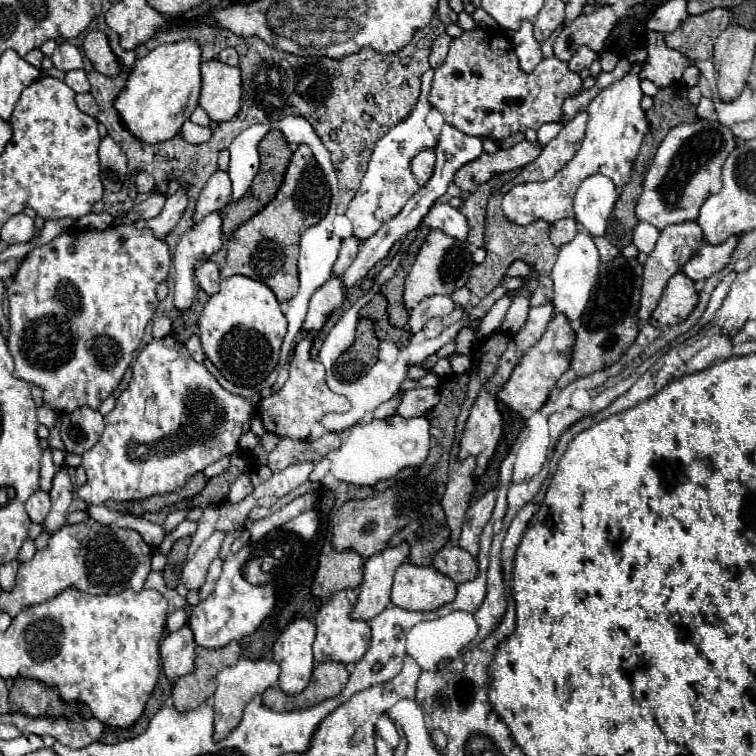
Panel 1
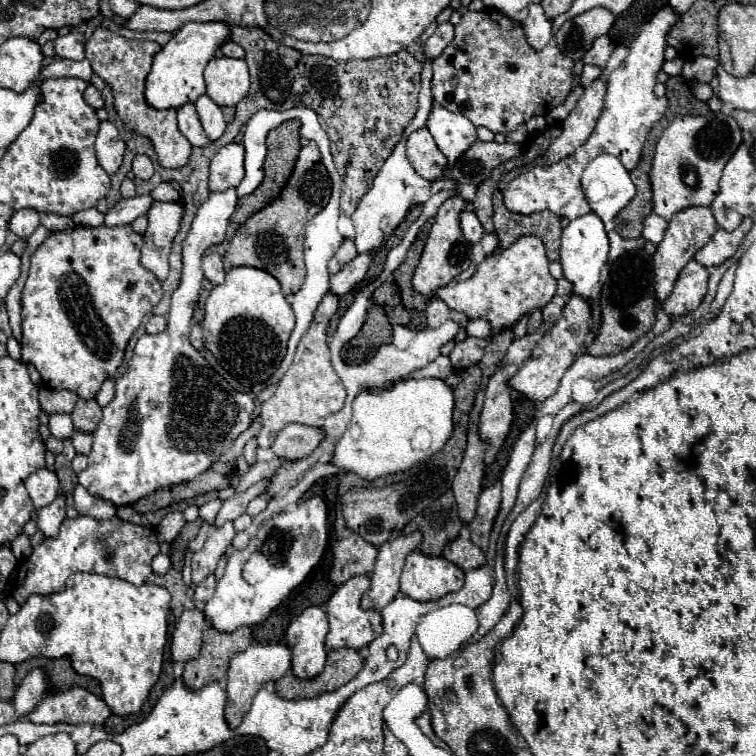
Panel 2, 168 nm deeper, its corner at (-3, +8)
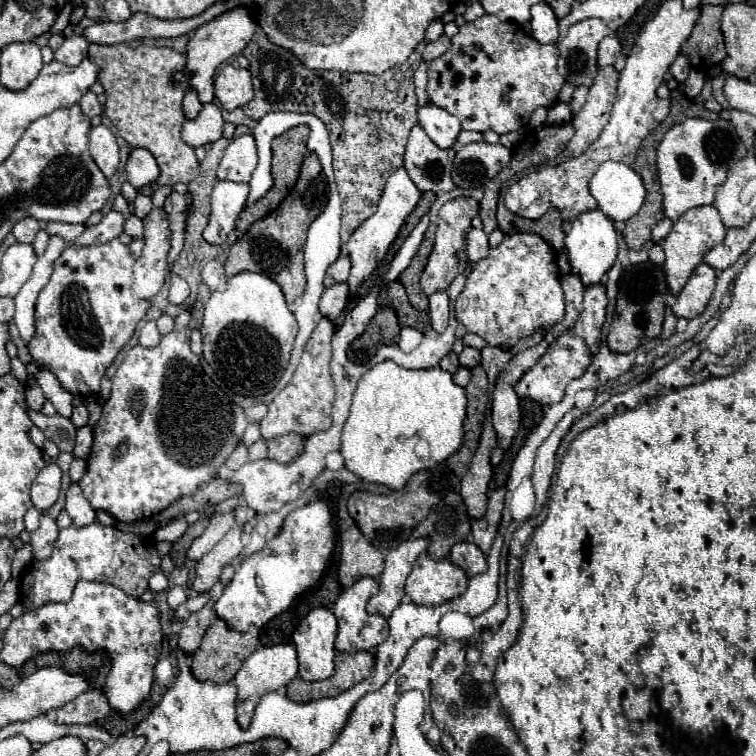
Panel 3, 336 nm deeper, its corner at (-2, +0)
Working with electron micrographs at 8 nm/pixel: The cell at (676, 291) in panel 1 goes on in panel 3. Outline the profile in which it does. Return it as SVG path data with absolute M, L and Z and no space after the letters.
M702 262L692 272L682 292L676 296L676 304L672 306L674 314L688 318L688 320L702 314L714 292L714 286L716 286L716 270Z

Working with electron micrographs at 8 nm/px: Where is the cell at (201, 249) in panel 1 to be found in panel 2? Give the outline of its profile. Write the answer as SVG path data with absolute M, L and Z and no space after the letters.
M235 188L225 192L215 192L207 198L205 204L197 210L191 230L183 240L183 274L179 288L171 296L171 310L167 314L167 328L159 334L145 334L137 340L133 358L129 362L127 374L115 380L115 398L103 408L103 420L93 432L93 448L87 454L89 466L79 474L79 484L87 488L89 494L109 500L117 506L133 504L139 498L169 488L173 484L183 484L195 480L201 472L211 468L217 458L233 446L235 438L245 432L251 424L253 414L253 398L249 394L237 392L231 388L223 376L209 368L207 360L191 346L189 328L191 316L197 306L199 288L203 282L201 260L209 246L221 244L225 240L225 230L229 226L229 218L235 210L237 194Z

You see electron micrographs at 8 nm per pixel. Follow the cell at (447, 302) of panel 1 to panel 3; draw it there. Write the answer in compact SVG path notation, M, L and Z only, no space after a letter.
M516 232L506 236L498 246L490 248L488 258L474 264L466 288L456 300L456 318L468 332L478 334L490 346L514 346L520 338L532 336L536 330L552 328L565 313L564 294L560 286L560 270L556 264L556 250L540 236Z

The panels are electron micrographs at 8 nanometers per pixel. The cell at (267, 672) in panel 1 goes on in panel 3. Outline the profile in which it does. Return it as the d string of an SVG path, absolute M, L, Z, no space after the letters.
M286 643L273 646L259 646L252 656L246 658L244 666L240 668L240 672L236 676L236 686L238 686L238 704L236 704L238 724L242 728L248 728L250 726L250 720L252 720L252 712L254 712L256 704L260 702L260 698L266 692L272 692L272 690L278 690L278 688L286 686L296 676L298 676L298 660L296 660L296 648L294 648L294 644Z

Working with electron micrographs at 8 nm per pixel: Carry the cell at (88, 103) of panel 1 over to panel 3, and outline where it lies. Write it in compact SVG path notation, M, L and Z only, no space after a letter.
M86 92L86 94L82 96L80 108L82 108L82 112L84 112L88 118L94 118L94 116L102 114L102 106L100 106L96 94L92 94L92 92Z

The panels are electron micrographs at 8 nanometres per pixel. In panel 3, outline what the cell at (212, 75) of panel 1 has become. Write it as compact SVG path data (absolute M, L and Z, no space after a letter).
M226 64L220 70L220 74L214 82L214 90L216 90L216 98L220 100L220 104L226 110L242 108L254 98L250 72L242 70L242 68L234 68L230 64Z

